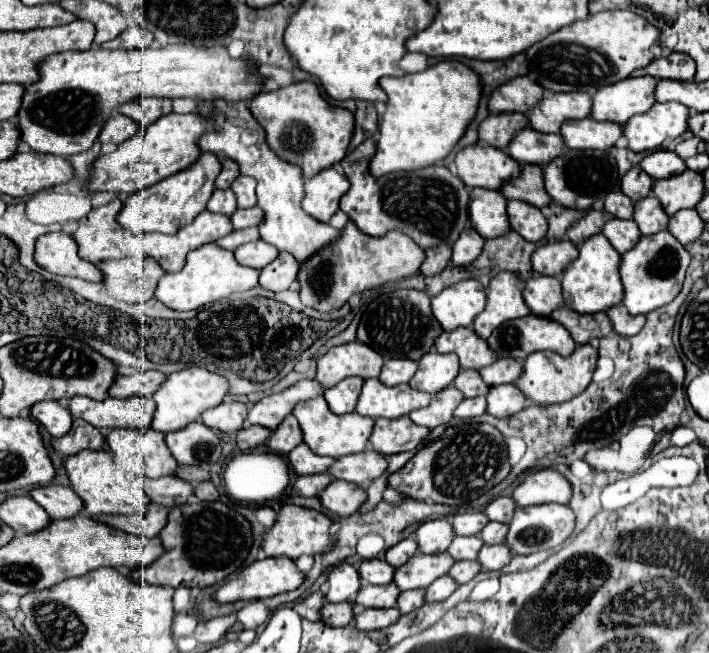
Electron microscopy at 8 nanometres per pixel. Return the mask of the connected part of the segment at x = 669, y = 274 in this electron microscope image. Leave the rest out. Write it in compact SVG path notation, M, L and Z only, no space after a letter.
M667 230L657 232L653 236L641 236L635 248L623 254L621 262L621 280L625 286L623 304L631 314L647 314L669 304L683 288L683 278L687 266L691 262L691 254L685 246Z

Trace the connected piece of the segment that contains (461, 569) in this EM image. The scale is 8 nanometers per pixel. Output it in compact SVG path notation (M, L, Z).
M461 560L461 562L453 564L449 576L455 576L457 584L465 584L465 582L473 580L479 572L481 572L481 564L477 560Z

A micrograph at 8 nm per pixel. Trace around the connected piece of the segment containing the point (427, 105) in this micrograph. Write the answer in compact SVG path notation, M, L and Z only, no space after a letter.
M443 60L417 74L405 74L399 78L385 76L379 84L389 100L387 112L379 124L381 138L377 142L377 154L369 166L371 174L377 178L389 172L427 168L445 160L463 138L481 100L479 76L457 60Z

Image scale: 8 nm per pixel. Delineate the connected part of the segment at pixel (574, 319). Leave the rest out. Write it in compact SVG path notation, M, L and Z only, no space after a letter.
M557 308L551 314L553 320L563 324L577 344L587 344L591 338L603 338L613 330L613 324L605 312L579 314L571 308Z

